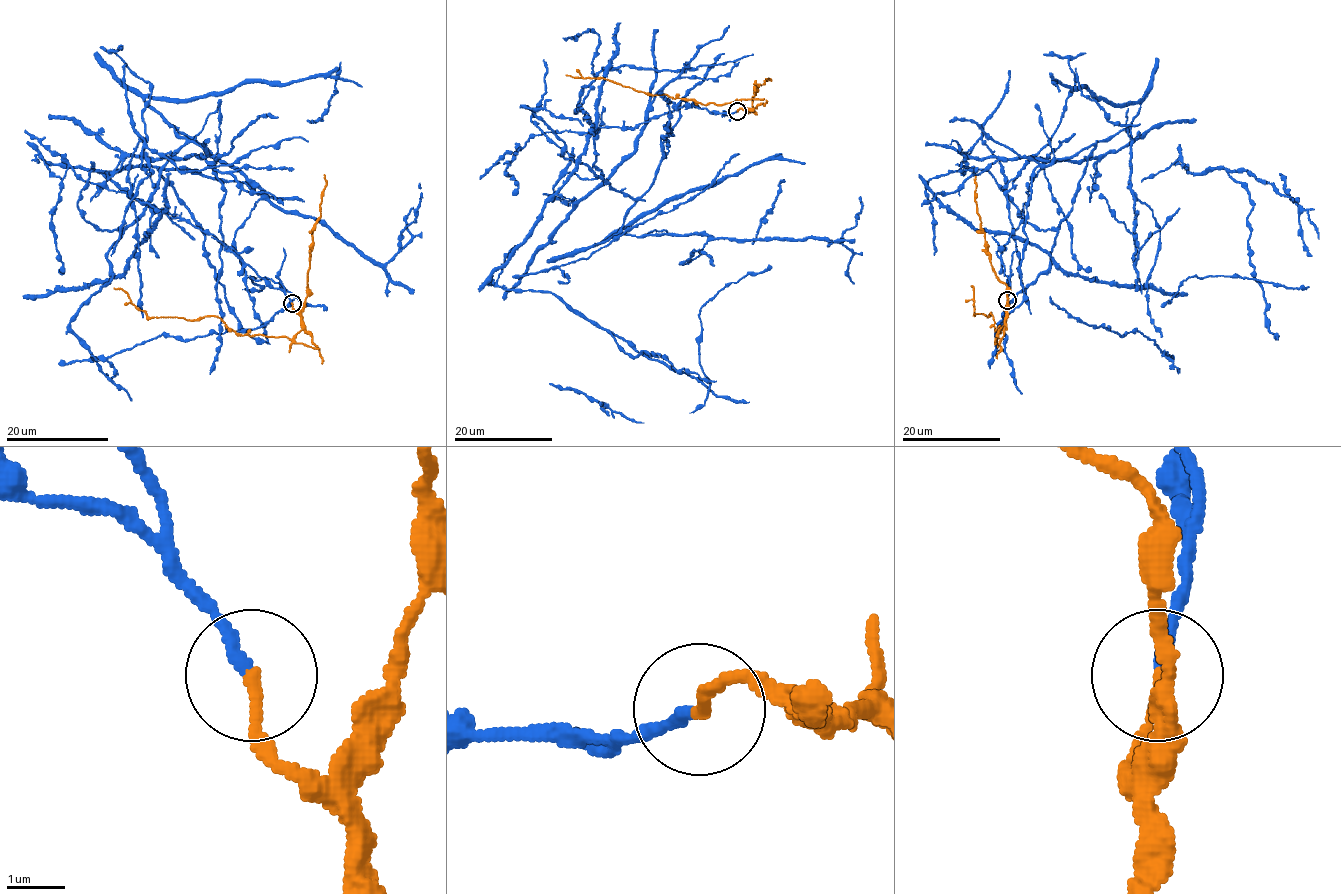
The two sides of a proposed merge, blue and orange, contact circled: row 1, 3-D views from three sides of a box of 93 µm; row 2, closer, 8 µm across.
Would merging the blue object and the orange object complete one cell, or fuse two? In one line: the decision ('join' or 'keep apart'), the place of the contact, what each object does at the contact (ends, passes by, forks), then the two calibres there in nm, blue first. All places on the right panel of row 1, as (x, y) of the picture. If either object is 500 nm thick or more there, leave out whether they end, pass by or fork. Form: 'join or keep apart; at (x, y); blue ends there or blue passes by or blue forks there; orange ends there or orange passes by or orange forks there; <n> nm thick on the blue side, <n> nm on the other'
keep apart; at (1007, 300); blue ends there; orange ends there; 200 nm thick on the blue side, 200 nm on the other

